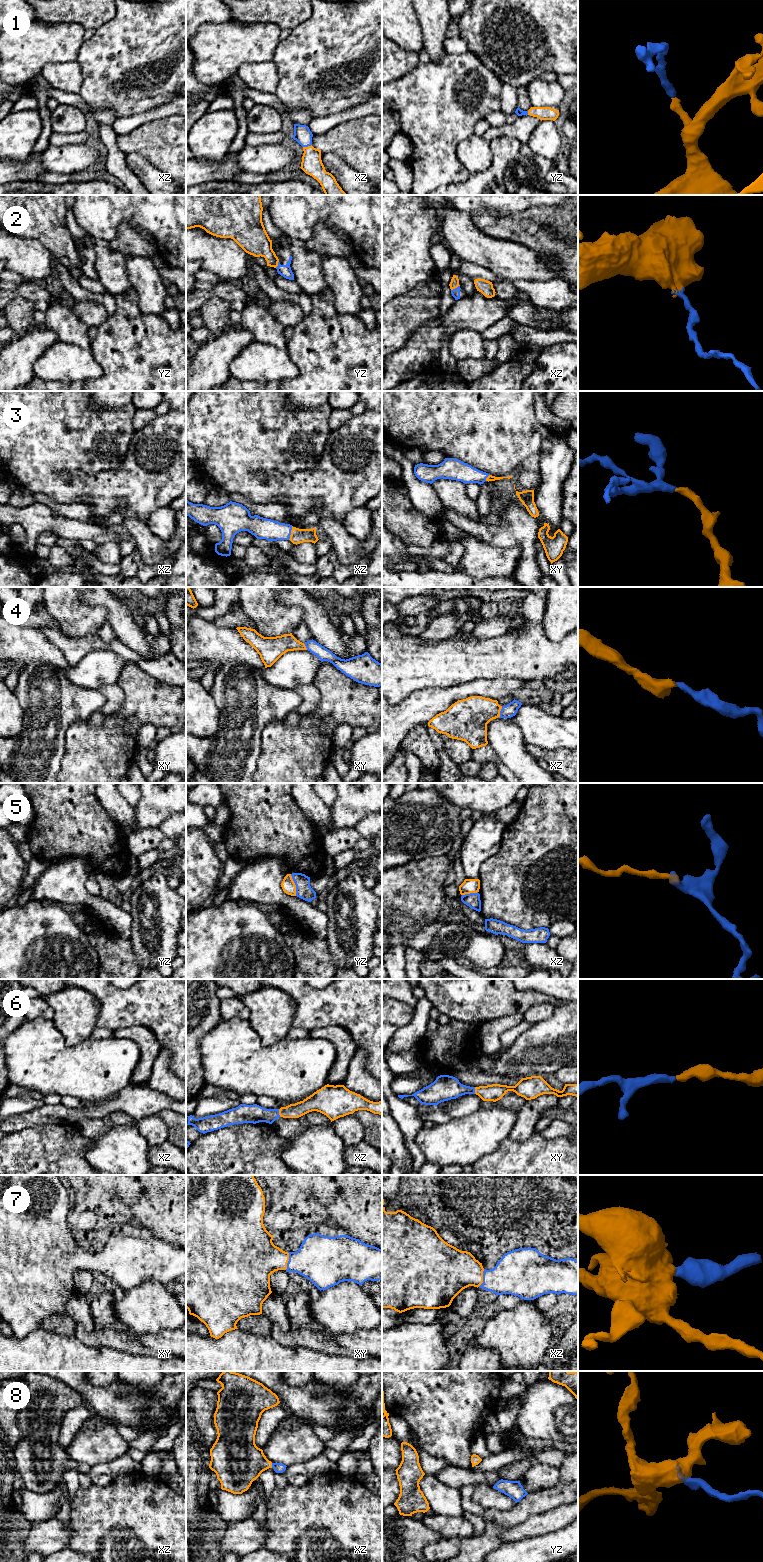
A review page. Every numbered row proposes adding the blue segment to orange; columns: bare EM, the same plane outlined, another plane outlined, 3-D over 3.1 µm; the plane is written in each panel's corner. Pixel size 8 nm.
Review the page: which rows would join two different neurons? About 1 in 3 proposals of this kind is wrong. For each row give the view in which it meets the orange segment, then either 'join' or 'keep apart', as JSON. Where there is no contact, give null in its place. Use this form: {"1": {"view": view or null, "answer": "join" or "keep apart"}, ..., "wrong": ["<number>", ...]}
{"1": {"view": "xz", "answer": "join"}, "2": {"view": "xz", "answer": "join"}, "3": {"view": "xz", "answer": "join"}, "4": {"view": "xz", "answer": "join"}, "5": {"view": "yz", "answer": "keep apart"}, "6": {"view": "xz", "answer": "join"}, "7": {"view": "xy", "answer": "join"}, "8": {"view": "xz", "answer": "join"}, "wrong": ["5"]}

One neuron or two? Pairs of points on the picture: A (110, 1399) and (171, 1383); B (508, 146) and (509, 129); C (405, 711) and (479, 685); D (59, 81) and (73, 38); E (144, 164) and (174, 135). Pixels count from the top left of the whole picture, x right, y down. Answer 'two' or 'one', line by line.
A: one
B: two
C: one
D: two
E: two

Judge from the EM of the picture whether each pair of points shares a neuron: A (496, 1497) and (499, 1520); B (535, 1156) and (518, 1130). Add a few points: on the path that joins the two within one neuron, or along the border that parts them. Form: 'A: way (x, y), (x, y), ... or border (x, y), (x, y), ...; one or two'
A: border (516, 1503), (508, 1509), (484, 1510); two
B: border (535, 1132), (522, 1141), (515, 1141), (509, 1136); two

